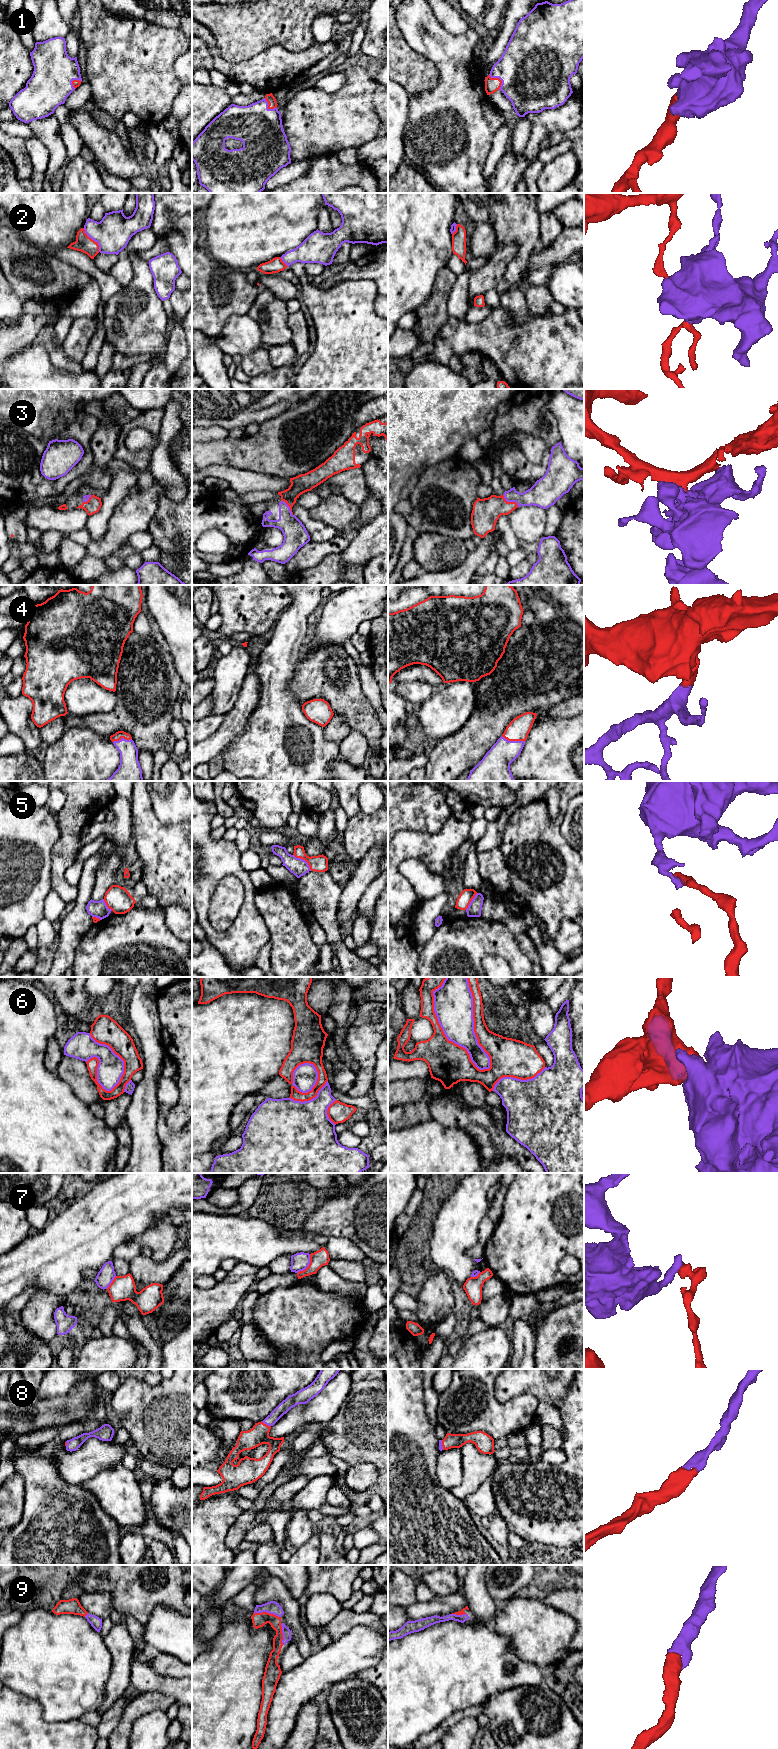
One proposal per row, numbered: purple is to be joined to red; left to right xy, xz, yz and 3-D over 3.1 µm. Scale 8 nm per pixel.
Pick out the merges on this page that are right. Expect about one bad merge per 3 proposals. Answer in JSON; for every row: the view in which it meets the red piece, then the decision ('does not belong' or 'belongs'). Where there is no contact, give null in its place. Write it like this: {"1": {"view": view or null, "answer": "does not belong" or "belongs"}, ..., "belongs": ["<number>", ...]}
{"1": {"view": "yz", "answer": "belongs"}, "2": {"view": "xy", "answer": "does not belong"}, "3": {"view": "yz", "answer": "belongs"}, "4": {"view": "yz", "answer": "belongs"}, "5": {"view": "xz", "answer": "does not belong"}, "6": {"view": "yz", "answer": "does not belong"}, "7": {"view": "xz", "answer": "does not belong"}, "8": {"view": "xz", "answer": "belongs"}, "9": {"view": "xz", "answer": "belongs"}, "belongs": ["1", "3", "4", "8", "9"]}

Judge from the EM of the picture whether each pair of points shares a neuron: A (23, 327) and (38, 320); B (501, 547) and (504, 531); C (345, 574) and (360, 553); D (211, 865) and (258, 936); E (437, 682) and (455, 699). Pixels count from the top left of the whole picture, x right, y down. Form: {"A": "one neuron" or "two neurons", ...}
{"A": "one neuron", "B": "two neurons", "C": "two neurons", "D": "one neuron", "E": "two neurons"}

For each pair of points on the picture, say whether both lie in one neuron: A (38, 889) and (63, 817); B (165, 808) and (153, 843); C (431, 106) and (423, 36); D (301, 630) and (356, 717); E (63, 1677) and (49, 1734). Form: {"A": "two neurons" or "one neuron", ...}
{"A": "two neurons", "B": "two neurons", "C": "one neuron", "D": "two neurons", "E": "two neurons"}

